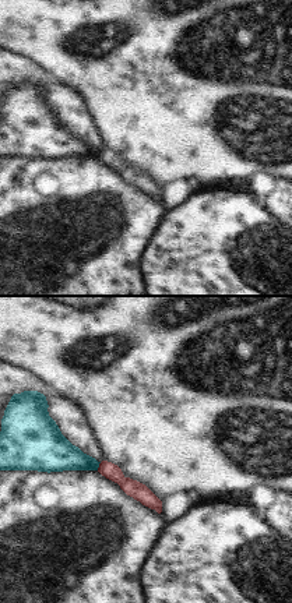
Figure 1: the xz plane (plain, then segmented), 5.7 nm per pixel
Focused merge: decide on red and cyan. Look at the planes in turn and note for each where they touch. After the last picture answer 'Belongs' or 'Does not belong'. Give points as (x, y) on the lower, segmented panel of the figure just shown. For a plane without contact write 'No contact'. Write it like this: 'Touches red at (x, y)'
Touches red at (99, 466)

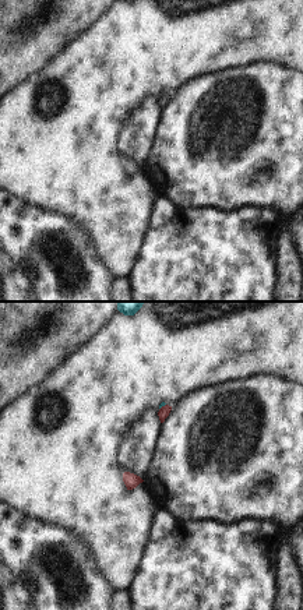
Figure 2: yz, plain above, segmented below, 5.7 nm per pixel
Touches red at (162, 406)

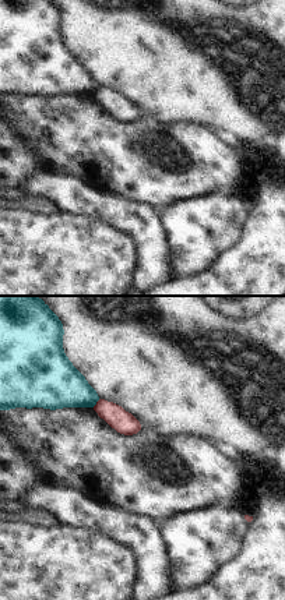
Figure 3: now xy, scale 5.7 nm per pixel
Touches red at (97, 403)

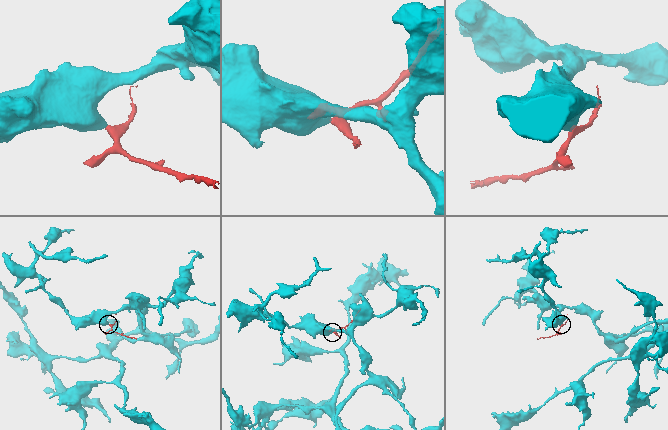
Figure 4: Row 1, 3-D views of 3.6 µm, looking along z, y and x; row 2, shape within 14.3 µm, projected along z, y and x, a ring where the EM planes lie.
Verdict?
Does not belong

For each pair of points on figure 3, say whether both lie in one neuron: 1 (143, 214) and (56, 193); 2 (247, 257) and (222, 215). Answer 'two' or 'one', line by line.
1: one
2: two

